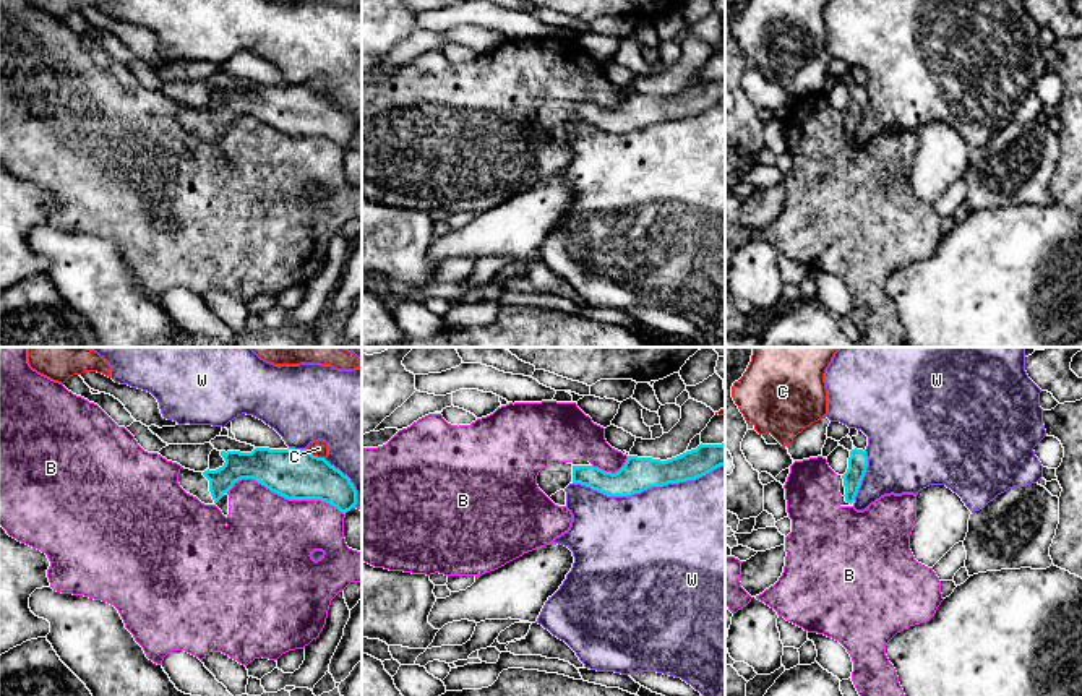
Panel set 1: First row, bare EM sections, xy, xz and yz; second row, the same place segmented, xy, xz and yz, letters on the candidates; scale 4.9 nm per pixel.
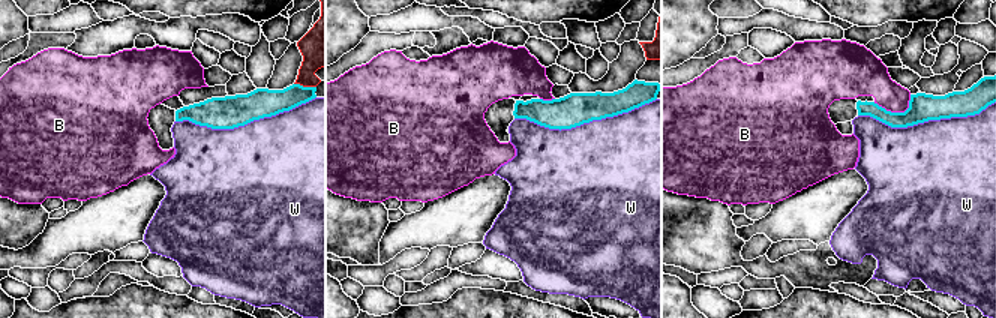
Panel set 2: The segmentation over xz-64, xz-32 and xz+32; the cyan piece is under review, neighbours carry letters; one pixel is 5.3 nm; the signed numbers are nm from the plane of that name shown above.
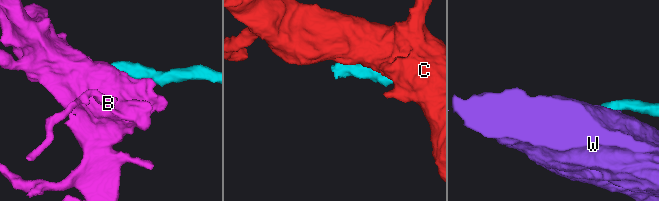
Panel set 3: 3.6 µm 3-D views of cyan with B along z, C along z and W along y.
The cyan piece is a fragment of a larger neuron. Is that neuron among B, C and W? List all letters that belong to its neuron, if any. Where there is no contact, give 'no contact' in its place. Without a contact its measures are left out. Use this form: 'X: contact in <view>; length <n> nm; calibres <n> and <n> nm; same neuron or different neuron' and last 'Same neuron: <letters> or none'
B: contact in xy; length 600 nm; calibres 260 and 440 nm; different neuron
C: contact in xy; length 100 nm; calibres 260 and 80 nm; different neuron
W: contact in xz; length 750 nm; calibres 170 and 480 nm; different neuron
Same neuron: none

